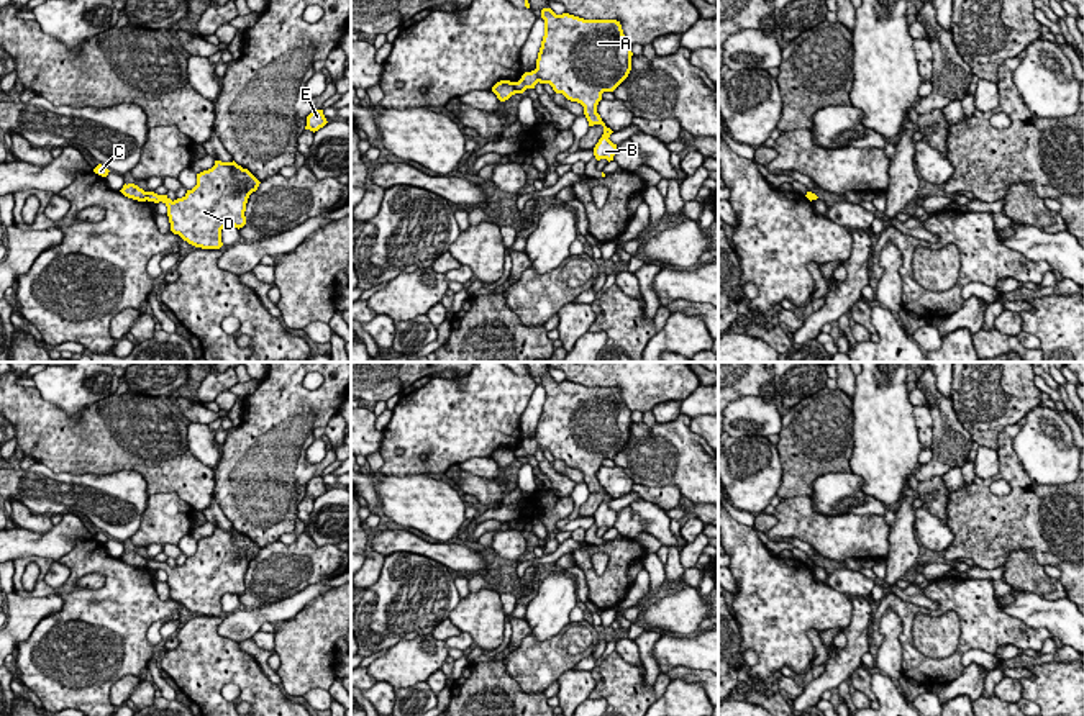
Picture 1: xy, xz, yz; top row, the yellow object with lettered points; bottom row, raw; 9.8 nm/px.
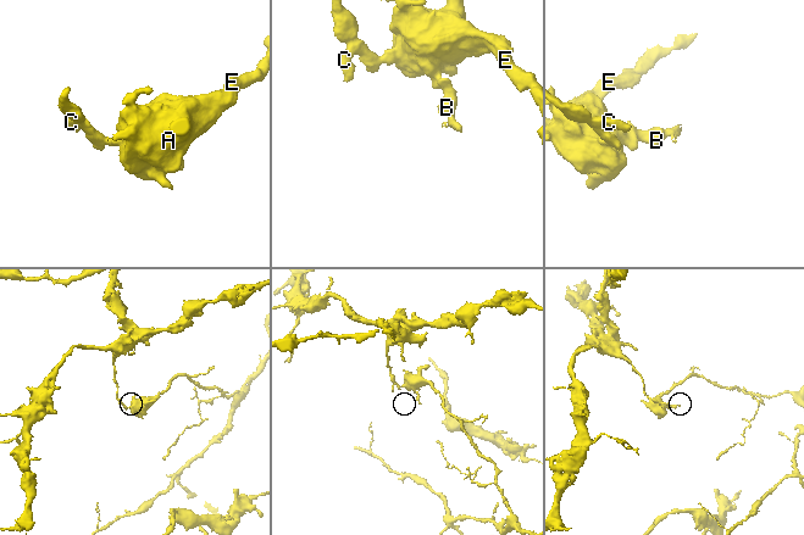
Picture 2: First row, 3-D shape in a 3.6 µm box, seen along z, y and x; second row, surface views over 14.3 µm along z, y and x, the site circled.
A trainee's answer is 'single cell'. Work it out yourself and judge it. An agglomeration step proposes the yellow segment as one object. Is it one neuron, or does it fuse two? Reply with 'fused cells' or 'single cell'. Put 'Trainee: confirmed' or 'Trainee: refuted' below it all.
fused cells
Trainee: refuted

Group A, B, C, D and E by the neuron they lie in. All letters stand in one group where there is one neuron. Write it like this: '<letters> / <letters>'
A B D E / C

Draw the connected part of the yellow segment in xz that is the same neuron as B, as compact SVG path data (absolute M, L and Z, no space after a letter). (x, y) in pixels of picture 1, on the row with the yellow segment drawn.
M543 8L541 18L544 20L544 36L536 69L525 72L515 82L515 90L523 93L526 88L535 88L538 82L549 84L556 93L581 103L589 126L603 126L603 134L594 147L594 156L597 161L607 159L610 162L617 152L617 144L608 139L613 131L602 121L597 105L603 92L613 92L628 77L633 56L631 44L617 20L584 20L569 13L556 15L551 8Z

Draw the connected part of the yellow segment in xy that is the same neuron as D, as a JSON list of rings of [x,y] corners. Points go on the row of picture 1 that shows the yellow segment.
[[[215,161],[208,170],[197,174],[197,185],[182,198],[171,200],[167,195],[148,192],[148,202],[162,202],[167,206],[171,231],[184,241],[202,249],[220,249],[221,229],[226,226],[243,228],[246,224],[246,203],[253,192],[257,190],[259,180],[248,170],[233,162]]]

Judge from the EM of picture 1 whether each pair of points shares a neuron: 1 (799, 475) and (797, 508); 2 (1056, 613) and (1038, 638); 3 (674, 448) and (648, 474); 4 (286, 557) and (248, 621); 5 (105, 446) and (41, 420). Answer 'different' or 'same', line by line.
1: different
2: different
3: same
4: different
5: same

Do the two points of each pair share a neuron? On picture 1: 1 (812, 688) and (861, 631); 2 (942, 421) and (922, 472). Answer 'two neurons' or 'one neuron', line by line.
1: one neuron
2: one neuron

